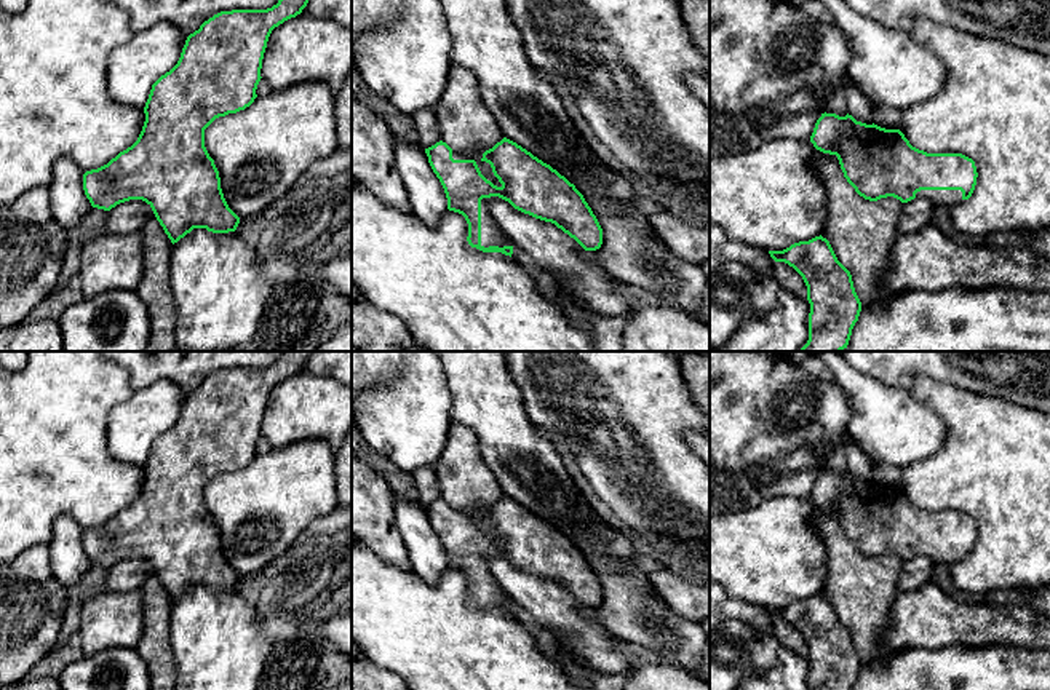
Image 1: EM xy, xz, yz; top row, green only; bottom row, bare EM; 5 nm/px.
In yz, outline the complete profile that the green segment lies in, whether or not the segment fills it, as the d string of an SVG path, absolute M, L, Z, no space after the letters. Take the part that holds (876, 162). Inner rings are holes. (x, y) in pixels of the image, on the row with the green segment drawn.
M821 113L810 142L817 150L836 155L847 182L869 201L927 198L953 208L968 200L976 185L972 158L927 153L913 147L900 129L866 125L849 113Z

